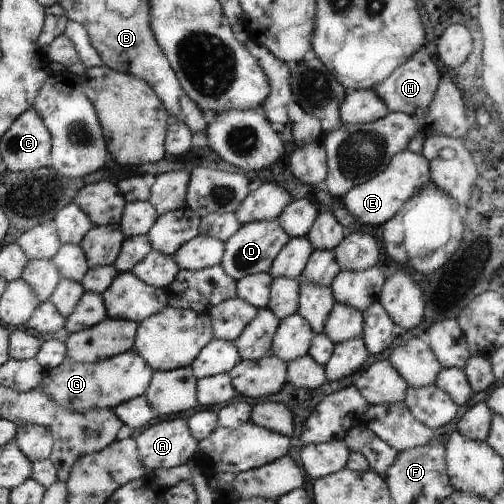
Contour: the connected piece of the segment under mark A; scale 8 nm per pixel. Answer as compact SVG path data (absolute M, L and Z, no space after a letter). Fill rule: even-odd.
M186 418L164 420L136 438L150 474L161 468L185 465L199 451L201 442L194 436L188 422Z

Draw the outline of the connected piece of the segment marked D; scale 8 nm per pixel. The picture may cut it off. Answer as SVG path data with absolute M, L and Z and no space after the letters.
M267 220L241 225L234 238L228 242L226 256L223 260L224 268L236 280L256 273L269 273L272 270L274 259L280 254L290 235L282 228L281 221Z

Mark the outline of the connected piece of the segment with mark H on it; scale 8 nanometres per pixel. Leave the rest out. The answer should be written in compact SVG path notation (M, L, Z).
M421 48L412 59L399 66L384 83L373 88L373 91L385 102L389 112L403 112L421 120L430 110L430 103L435 99L440 84L440 72L436 62L432 60L432 56L426 54L425 48Z

